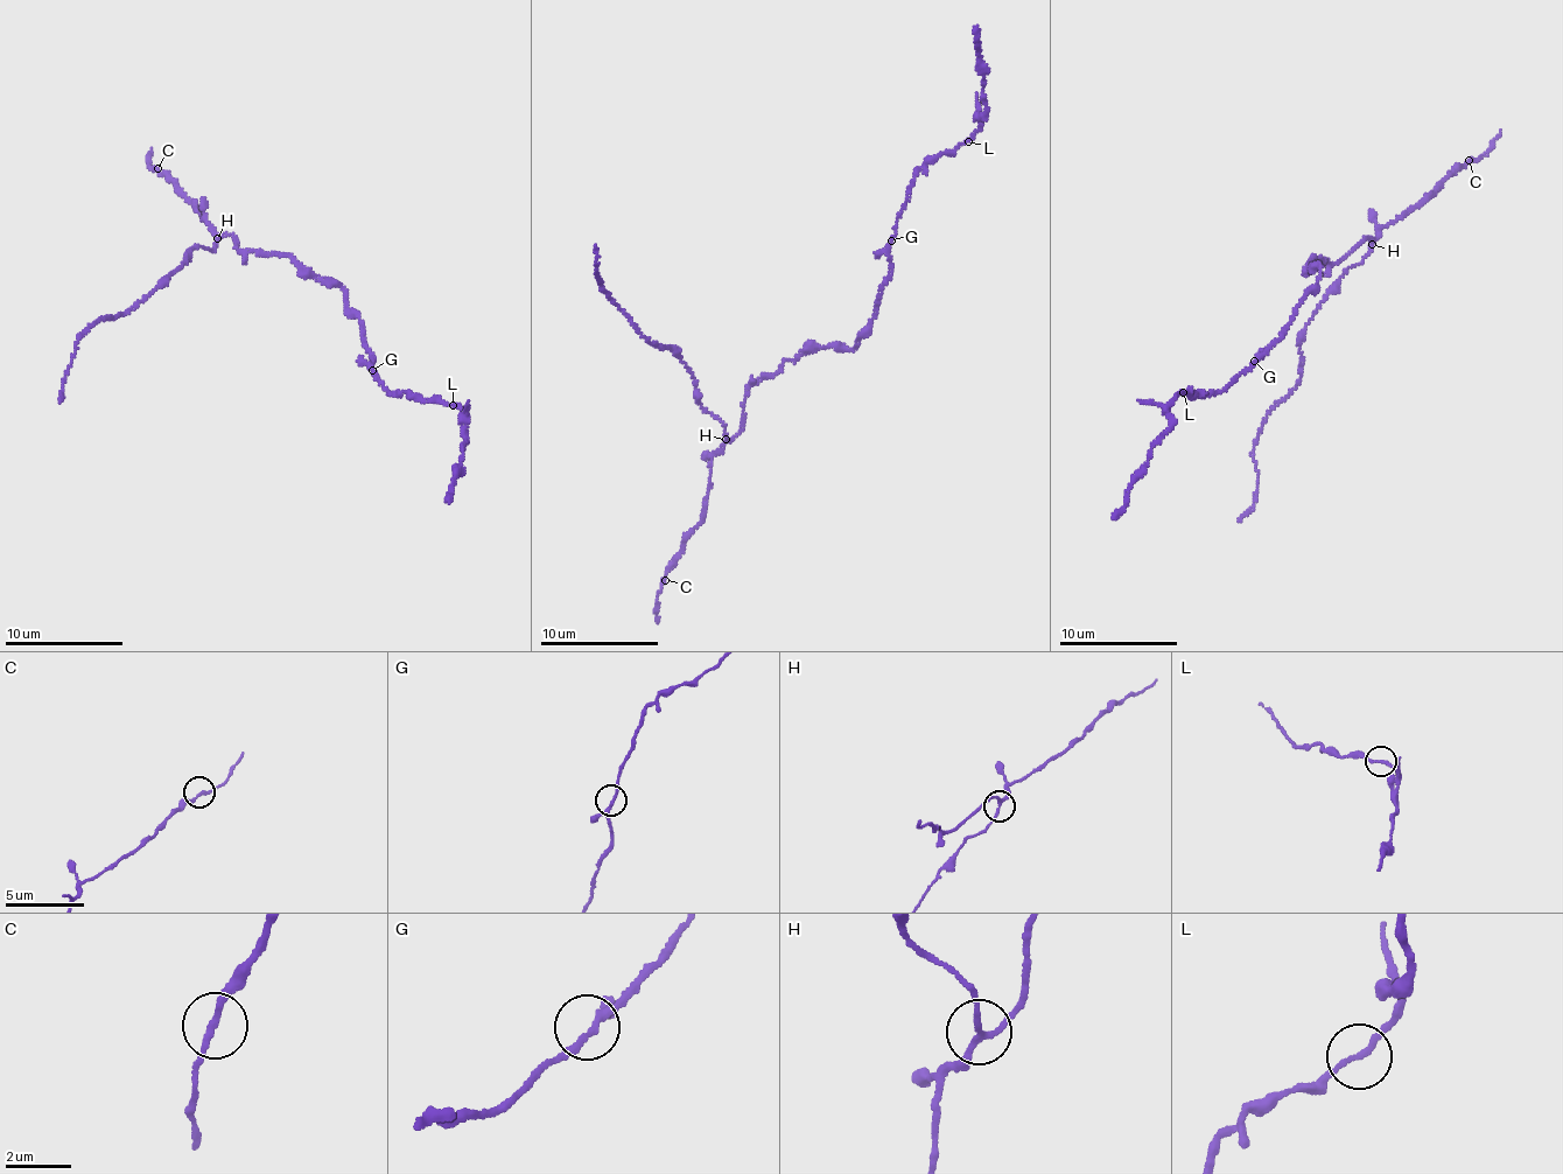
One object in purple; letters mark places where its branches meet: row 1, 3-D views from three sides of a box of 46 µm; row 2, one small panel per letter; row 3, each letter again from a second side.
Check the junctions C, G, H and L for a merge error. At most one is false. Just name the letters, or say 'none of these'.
H

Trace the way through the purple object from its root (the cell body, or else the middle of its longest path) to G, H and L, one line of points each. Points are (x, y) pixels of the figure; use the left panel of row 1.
G: (307, 272), (324, 281), (336, 282), (344, 292), (344, 311), (359, 319), (372, 370)
H: (307, 272), (288, 257), (242, 252), (230, 235), (216, 239)
L: (307, 272), (336, 282), (344, 292), (344, 311), (359, 319), (373, 374), (389, 392), (453, 405)

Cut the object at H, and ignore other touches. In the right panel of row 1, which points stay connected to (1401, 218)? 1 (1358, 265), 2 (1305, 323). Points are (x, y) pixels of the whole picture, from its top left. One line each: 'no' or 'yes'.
1: no
2: no

